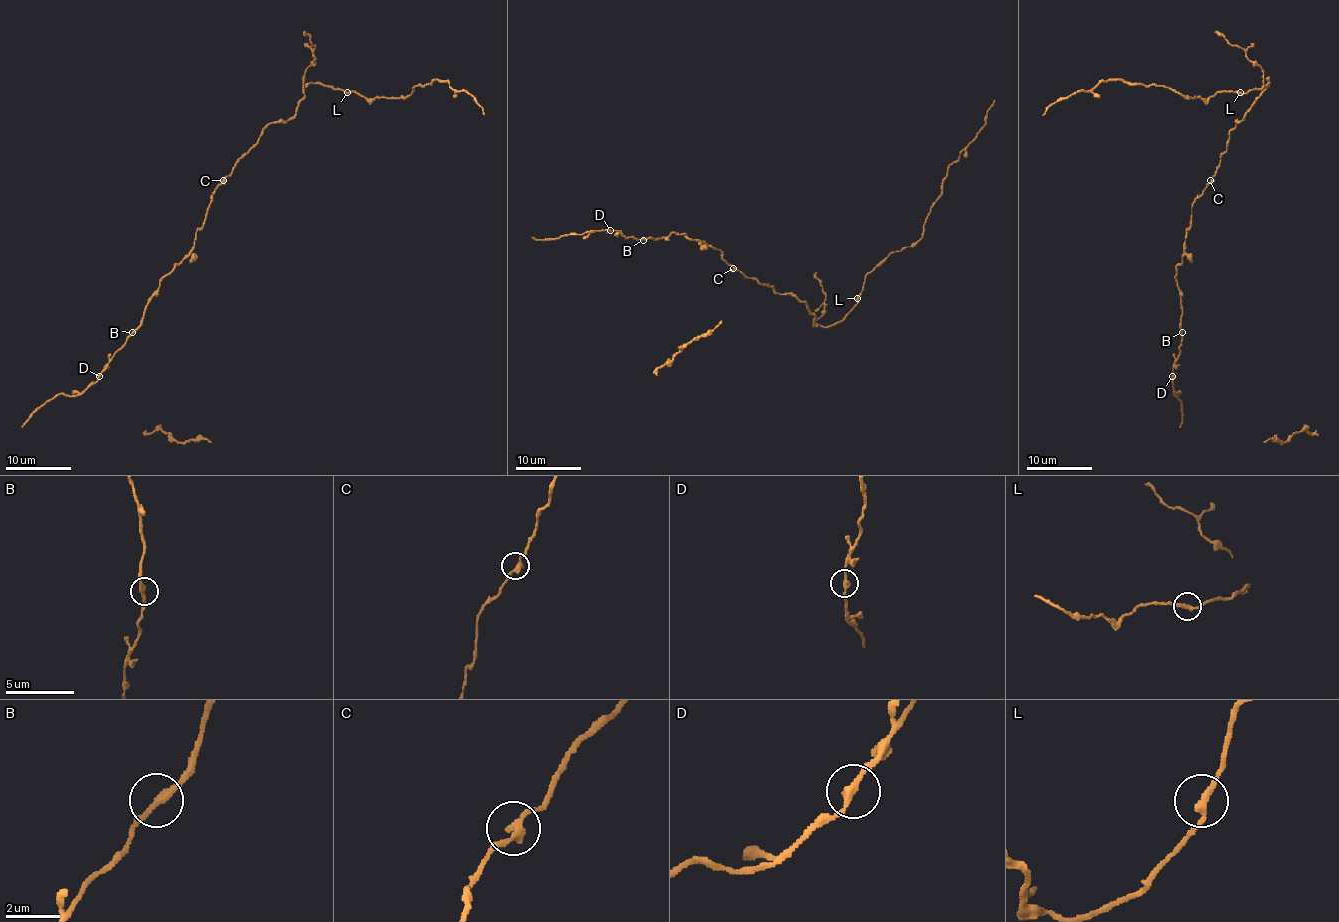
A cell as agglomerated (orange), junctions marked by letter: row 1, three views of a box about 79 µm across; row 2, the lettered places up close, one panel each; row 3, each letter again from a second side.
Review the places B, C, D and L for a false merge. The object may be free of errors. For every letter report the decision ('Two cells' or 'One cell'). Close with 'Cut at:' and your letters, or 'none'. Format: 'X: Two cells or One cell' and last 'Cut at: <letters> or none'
B: One cell
C: One cell
D: One cell
L: Two cells
Cut at: L

